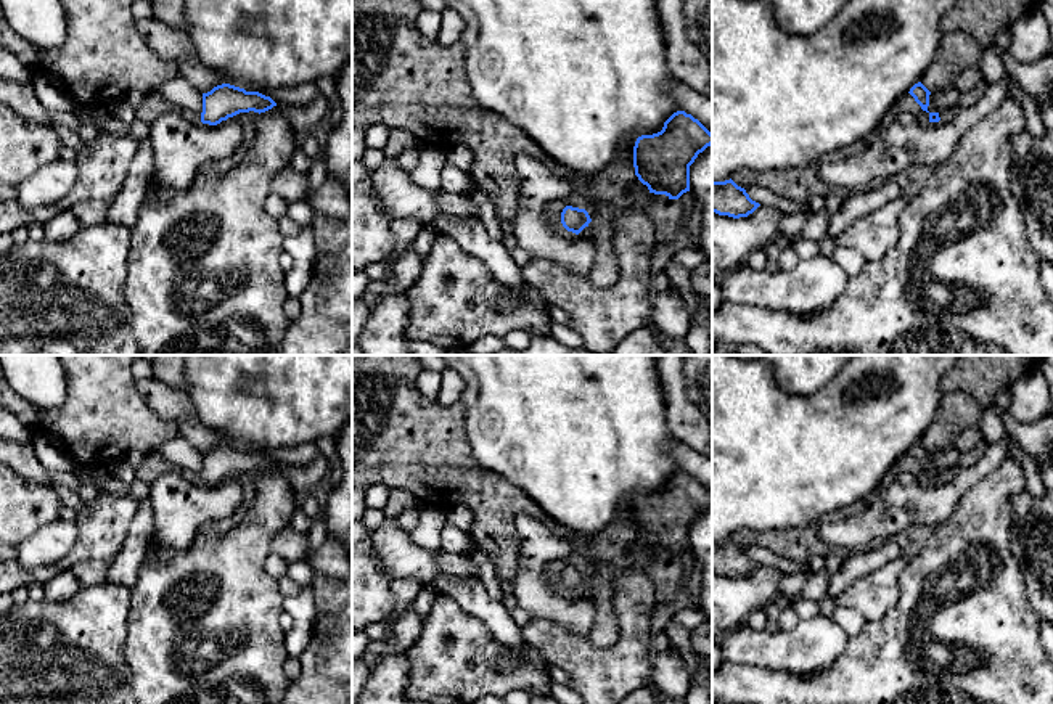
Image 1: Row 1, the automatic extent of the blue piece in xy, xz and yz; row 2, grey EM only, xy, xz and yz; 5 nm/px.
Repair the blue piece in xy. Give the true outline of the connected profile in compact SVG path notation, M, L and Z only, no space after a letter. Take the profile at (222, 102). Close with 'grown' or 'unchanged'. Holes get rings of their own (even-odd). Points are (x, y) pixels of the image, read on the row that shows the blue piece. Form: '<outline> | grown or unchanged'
M222 84L211 92L203 93L201 122L217 125L240 113L265 113L277 103L259 92L246 92L244 88Z | unchanged

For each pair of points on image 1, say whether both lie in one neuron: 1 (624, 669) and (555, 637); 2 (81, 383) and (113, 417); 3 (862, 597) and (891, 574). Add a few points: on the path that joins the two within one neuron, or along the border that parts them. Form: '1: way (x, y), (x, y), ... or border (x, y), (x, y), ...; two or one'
1: way (606, 669), (592, 669), (573, 653); one
2: way (89, 391), (105, 409); one
3: way (868, 595), (885, 581); one

